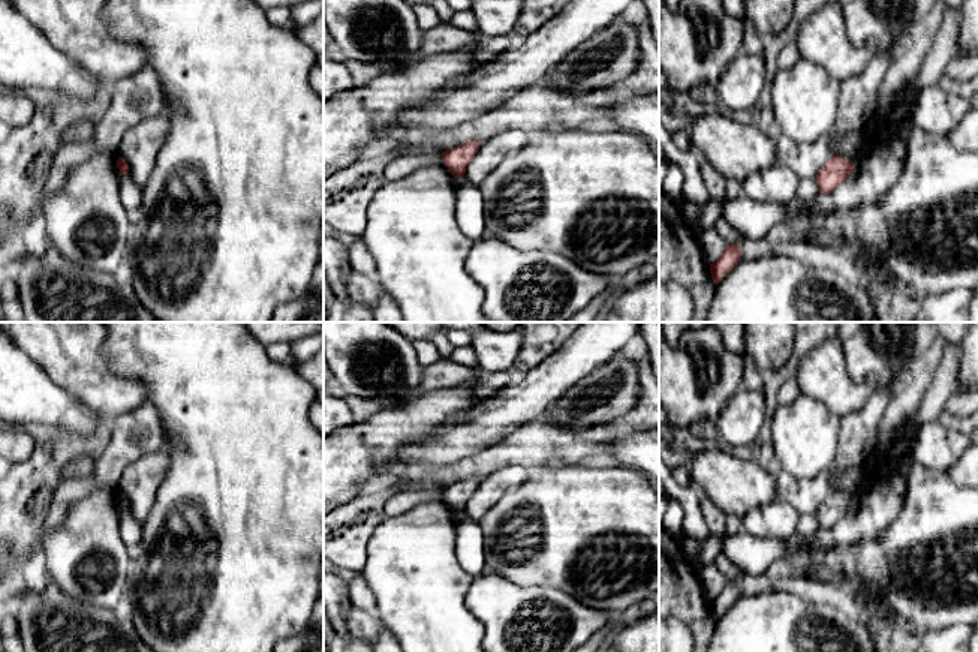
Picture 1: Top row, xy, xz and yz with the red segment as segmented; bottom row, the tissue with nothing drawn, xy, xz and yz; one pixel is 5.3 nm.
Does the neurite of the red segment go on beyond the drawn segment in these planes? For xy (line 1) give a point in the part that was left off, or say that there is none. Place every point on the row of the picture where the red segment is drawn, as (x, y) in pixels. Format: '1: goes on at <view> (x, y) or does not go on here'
1: does not go on here

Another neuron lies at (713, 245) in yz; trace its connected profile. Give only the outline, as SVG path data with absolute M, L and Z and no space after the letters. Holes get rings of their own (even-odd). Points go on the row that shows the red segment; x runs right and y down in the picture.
M710 229L699 237L699 244L705 252L707 262L713 264L725 252L728 243L714 229Z

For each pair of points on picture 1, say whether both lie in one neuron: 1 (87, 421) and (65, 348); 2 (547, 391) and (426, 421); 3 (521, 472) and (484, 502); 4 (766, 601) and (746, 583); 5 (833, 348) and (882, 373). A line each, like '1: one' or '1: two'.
1: two
2: two
3: one
4: two
5: two

